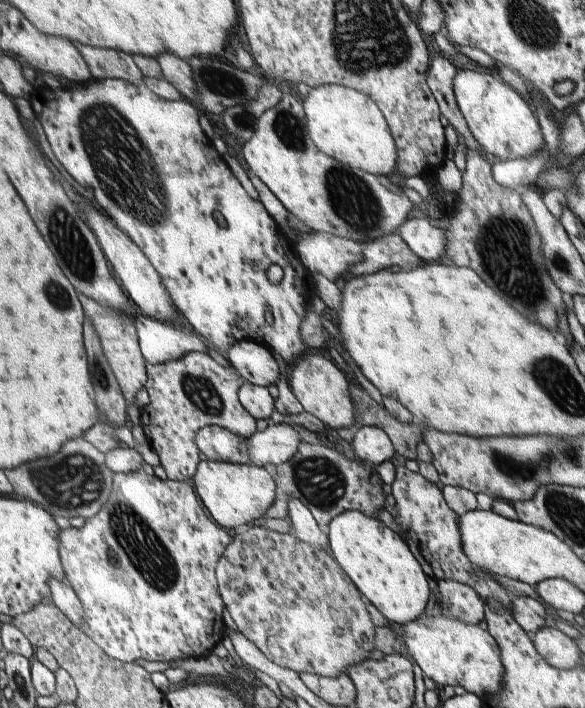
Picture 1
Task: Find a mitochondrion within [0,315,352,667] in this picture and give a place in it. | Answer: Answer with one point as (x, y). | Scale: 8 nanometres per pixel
(135, 538)

